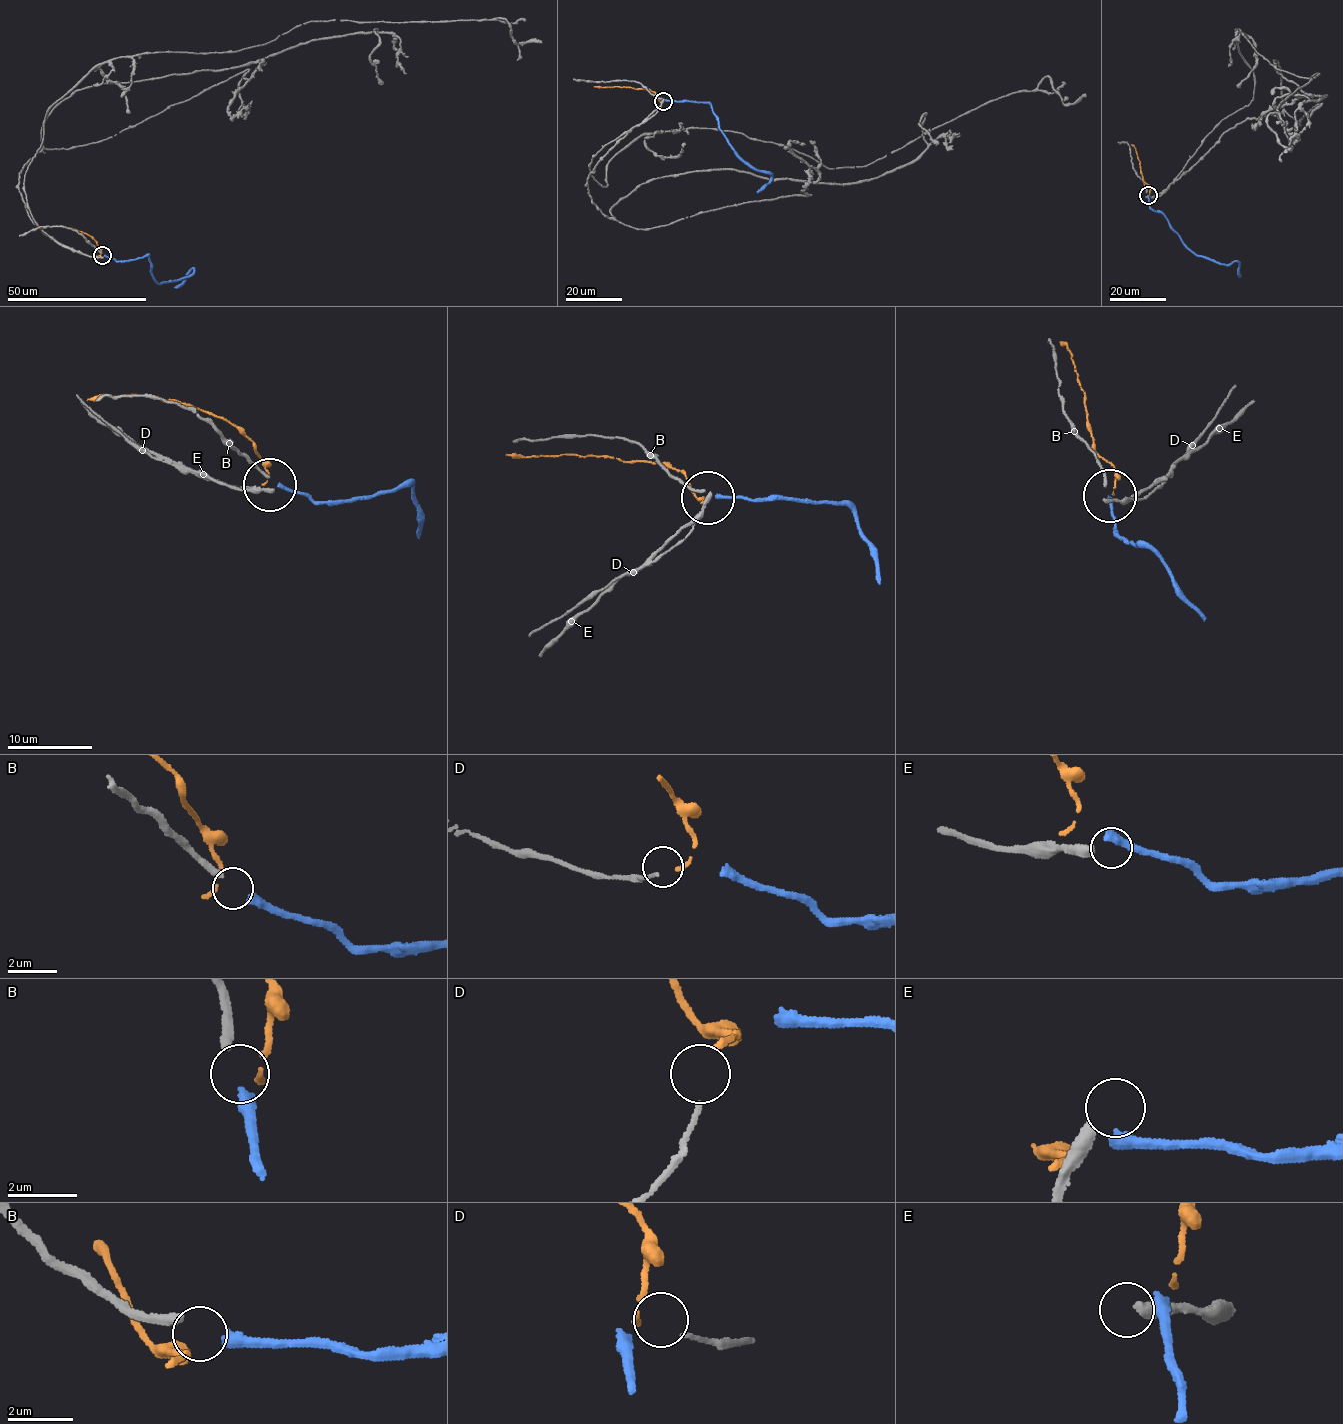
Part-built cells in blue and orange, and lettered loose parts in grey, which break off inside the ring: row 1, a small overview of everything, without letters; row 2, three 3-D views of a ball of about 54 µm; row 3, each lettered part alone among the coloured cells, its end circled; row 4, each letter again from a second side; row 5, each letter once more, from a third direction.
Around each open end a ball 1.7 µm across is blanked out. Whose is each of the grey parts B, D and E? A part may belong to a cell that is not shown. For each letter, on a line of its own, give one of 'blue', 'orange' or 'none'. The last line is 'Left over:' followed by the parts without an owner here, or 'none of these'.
B: blue
D: orange
E: none
Left over: E

